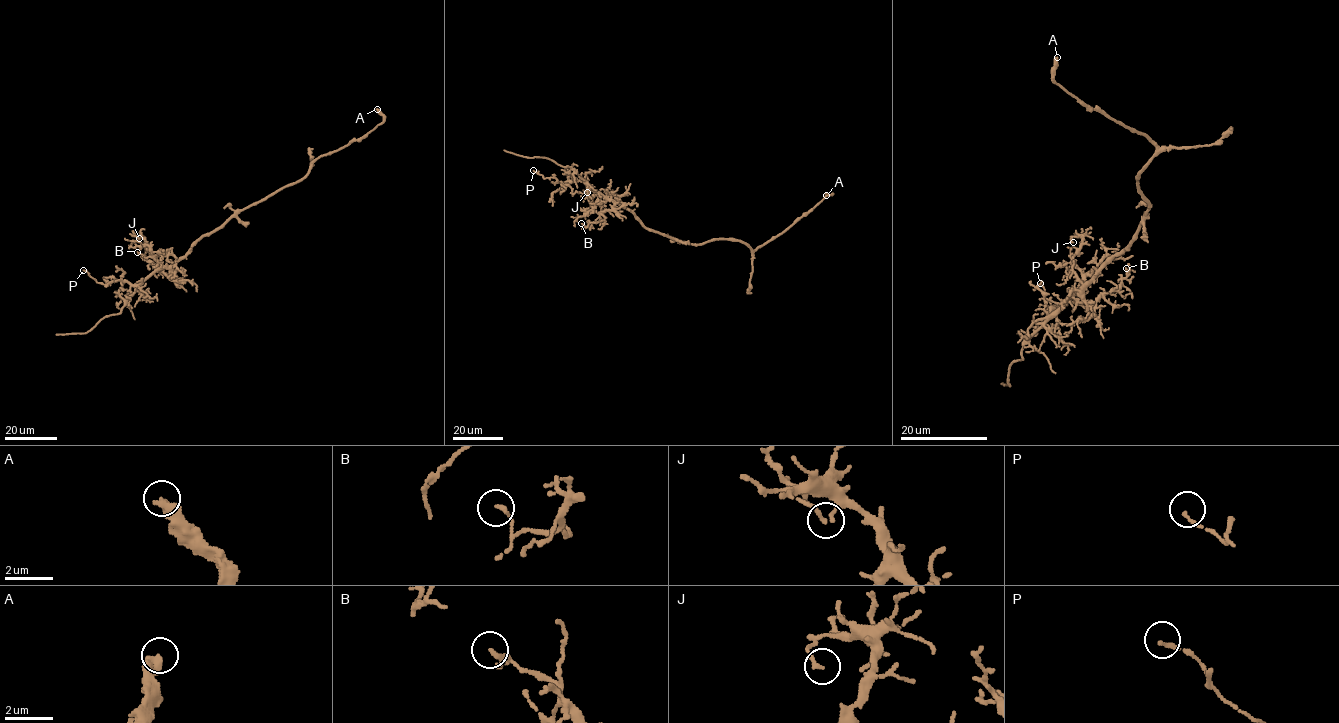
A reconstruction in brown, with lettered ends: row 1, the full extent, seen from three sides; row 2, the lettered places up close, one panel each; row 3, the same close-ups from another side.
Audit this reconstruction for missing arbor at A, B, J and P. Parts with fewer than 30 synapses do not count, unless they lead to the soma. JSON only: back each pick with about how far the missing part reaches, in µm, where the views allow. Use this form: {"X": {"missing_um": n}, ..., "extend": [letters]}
{"extend": []}

